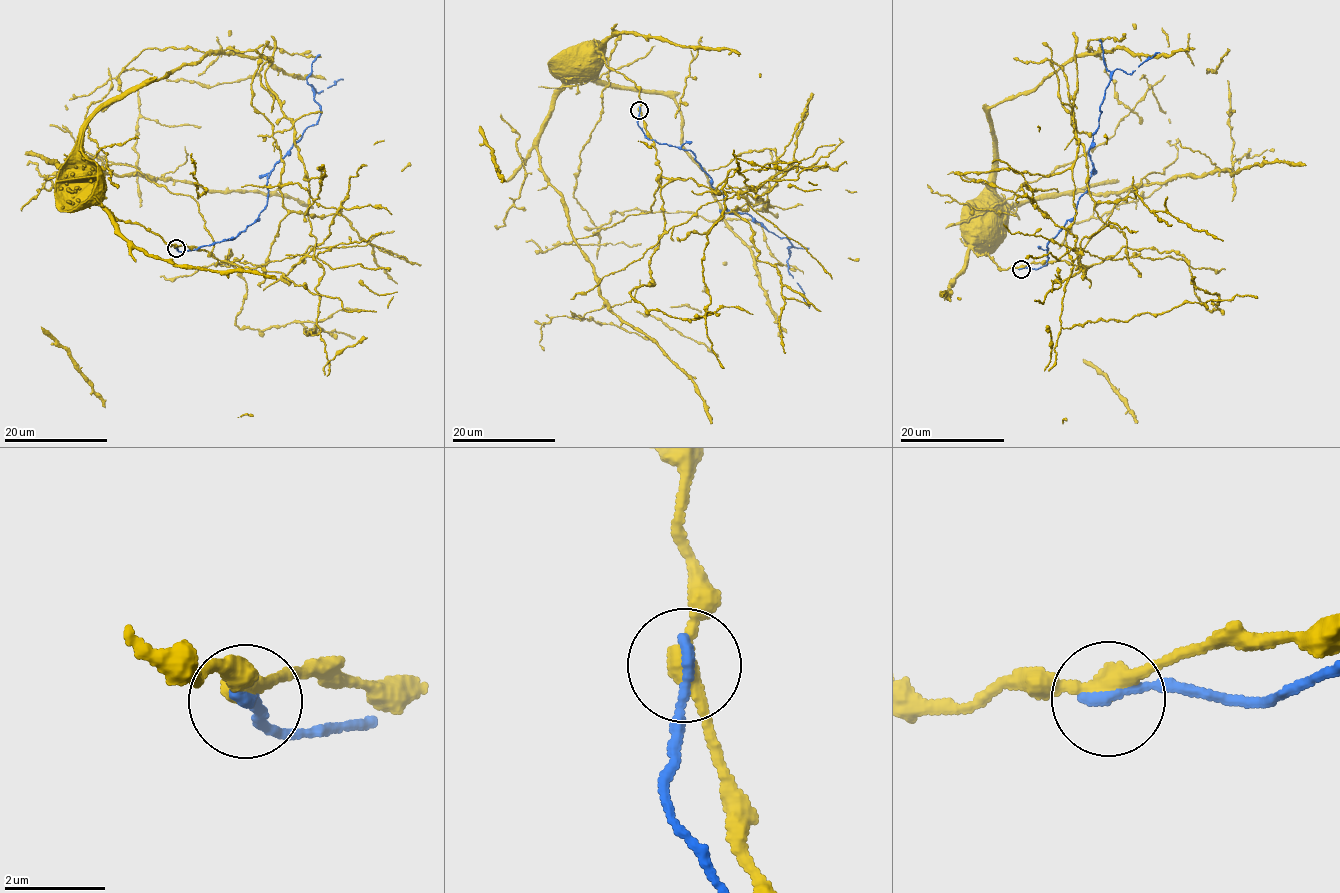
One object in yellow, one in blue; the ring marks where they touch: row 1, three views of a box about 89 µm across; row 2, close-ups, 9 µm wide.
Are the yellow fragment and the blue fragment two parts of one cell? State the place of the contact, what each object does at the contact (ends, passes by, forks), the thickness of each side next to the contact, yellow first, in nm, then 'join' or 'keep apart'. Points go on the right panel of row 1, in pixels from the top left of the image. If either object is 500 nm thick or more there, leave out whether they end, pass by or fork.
at (1021, 269); yellow passes by; blue ends there; 360 nm thick on the yellow side, 240 nm on the other; keep apart

